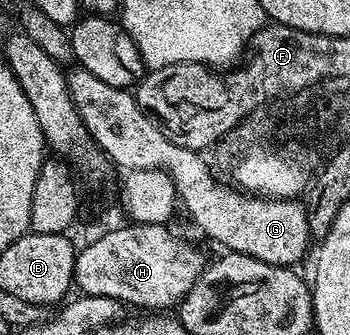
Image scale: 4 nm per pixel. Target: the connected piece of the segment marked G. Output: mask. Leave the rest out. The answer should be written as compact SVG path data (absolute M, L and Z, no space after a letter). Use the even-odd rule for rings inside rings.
M82 68L66 71L69 96L85 124L91 139L108 159L111 158L120 166L120 171L128 170L163 170L171 177L177 191L178 201L187 209L187 214L212 238L220 242L224 251L232 254L253 256L257 260L265 260L265 264L294 267L307 254L307 245L313 242L309 232L307 208L302 201L290 198L261 198L246 193L234 185L222 186L215 182L215 176L207 167L204 155L198 150L179 147L158 126L155 119L139 107L136 95L130 89L113 84L105 84L105 80L97 80L93 72Z

